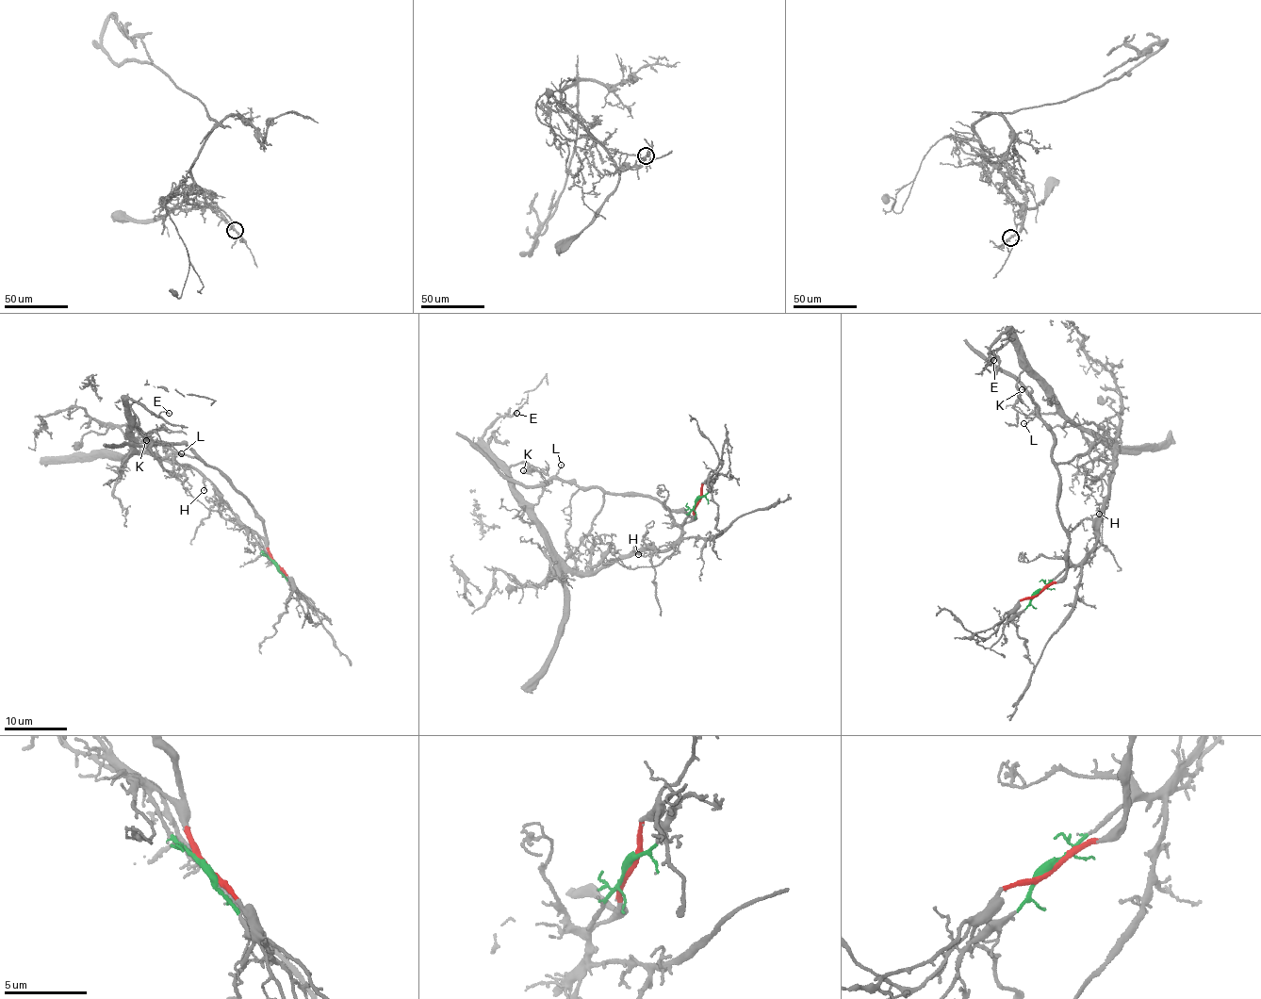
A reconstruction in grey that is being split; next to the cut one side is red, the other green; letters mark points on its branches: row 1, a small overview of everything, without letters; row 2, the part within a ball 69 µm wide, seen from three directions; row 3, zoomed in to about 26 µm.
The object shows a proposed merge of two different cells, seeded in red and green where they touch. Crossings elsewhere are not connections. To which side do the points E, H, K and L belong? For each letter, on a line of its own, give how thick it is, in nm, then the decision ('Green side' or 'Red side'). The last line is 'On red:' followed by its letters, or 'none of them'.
E: Thickness 120 nm. Green side
H: Thickness 140 nm. Green side
K: Thickness 120 nm. Red side
L: Thickness 110 nm. Red side
On red: K, L

